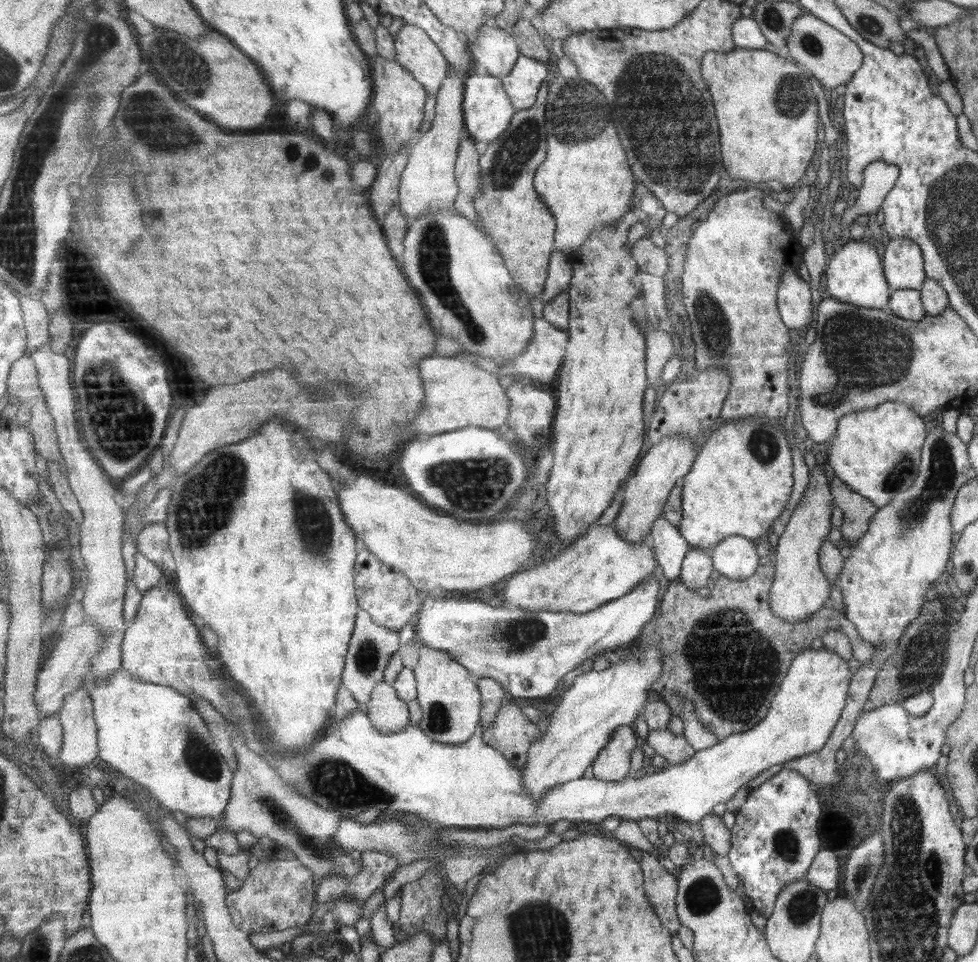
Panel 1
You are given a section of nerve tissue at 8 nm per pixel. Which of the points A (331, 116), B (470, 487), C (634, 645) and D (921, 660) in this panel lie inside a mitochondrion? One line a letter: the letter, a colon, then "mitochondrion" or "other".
A: other
B: mitochondrion
C: other
D: mitochondrion

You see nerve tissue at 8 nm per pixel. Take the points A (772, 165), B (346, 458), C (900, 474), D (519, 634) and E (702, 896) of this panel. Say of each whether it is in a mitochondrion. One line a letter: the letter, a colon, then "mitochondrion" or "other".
A: other
B: other
C: mitochondrion
D: mitochondrion
E: mitochondrion

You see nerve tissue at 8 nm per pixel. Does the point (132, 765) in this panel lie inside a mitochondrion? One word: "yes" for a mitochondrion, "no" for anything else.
no

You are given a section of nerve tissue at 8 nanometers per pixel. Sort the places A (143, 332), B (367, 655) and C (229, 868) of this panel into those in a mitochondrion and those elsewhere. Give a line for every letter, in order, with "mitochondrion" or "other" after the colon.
A: other
B: mitochondrion
C: other

